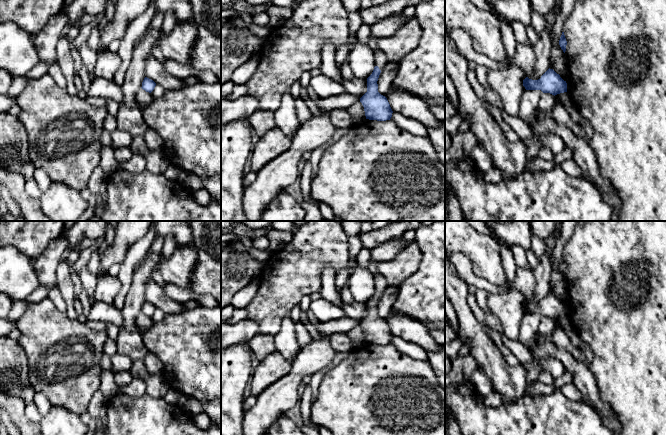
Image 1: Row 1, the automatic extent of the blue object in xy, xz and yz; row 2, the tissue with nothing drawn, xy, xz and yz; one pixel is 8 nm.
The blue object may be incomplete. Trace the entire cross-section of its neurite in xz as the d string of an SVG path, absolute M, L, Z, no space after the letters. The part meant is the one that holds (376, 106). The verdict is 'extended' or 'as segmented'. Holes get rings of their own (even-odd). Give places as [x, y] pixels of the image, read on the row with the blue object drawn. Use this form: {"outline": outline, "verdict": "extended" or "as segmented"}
{"outline": "M379 48L374 52L375 67L367 78L367 92L360 98L365 111L366 119L386 121L392 117L392 109L387 98L378 92L378 78L381 70L387 63L385 53Z", "verdict": "extended"}

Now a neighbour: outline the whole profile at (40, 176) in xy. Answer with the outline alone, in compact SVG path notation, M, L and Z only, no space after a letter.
M40 168L35 169L35 172L33 174L33 179L37 182L42 192L48 190L52 183L52 180L48 176L48 174Z

